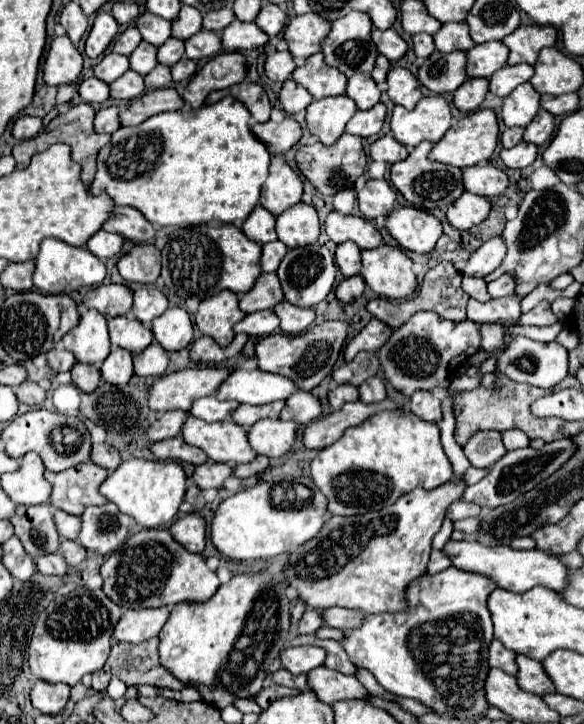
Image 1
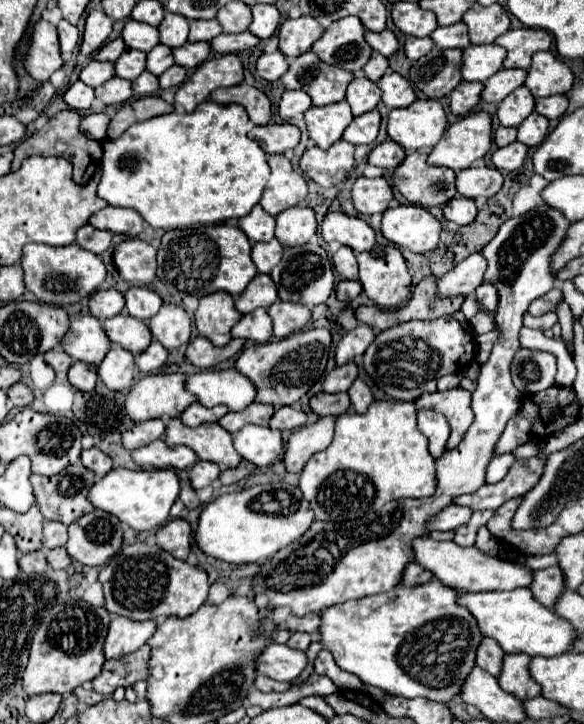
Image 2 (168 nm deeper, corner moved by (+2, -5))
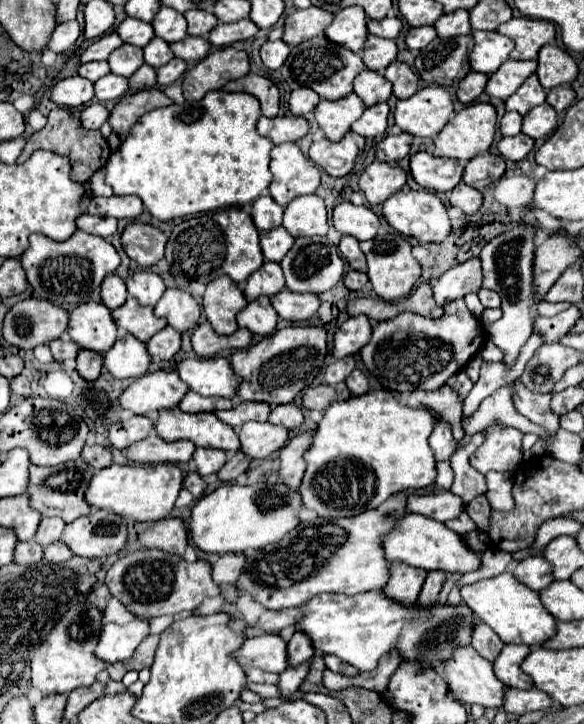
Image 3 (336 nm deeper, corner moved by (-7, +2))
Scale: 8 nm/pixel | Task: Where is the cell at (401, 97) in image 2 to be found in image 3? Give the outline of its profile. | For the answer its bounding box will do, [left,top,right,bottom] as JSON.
[385,62,419,98]

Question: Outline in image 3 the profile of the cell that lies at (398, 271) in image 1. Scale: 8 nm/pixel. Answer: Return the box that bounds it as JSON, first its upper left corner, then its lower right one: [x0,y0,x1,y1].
[361,230,421,302]

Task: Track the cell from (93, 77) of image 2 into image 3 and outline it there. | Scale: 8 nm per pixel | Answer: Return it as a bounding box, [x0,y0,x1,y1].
[79,62,109,82]

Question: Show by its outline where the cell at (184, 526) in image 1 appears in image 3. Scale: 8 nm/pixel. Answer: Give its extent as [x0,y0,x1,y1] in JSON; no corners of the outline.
[139,518,187,556]

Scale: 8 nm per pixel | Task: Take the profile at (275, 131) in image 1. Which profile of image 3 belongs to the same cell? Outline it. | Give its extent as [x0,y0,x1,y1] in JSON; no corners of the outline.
[257,116,309,144]

